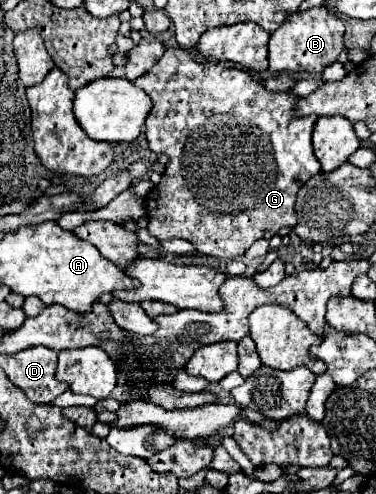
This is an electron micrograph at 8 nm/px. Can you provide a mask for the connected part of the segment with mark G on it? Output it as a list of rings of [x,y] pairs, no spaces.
[[[169,47],[165,51],[165,55],[153,65],[151,71],[147,71],[145,75],[137,77],[133,81],[139,89],[143,89],[151,101],[153,101],[153,109],[149,111],[147,119],[145,119],[145,135],[149,141],[149,149],[155,153],[165,153],[169,157],[169,163],[165,167],[165,173],[161,175],[159,185],[155,185],[149,195],[145,197],[145,213],[149,219],[147,231],[159,239],[185,239],[191,241],[197,249],[197,253],[201,255],[213,255],[213,257],[241,257],[245,253],[245,249],[251,247],[253,241],[261,239],[265,231],[273,231],[277,233],[281,227],[295,227],[297,223],[297,215],[295,215],[295,199],[297,199],[297,191],[303,187],[305,181],[309,181],[313,175],[319,173],[319,161],[313,155],[313,147],[311,147],[311,131],[313,125],[317,121],[317,117],[307,115],[307,117],[297,117],[293,115],[293,107],[297,97],[291,93],[273,93],[267,91],[261,85],[261,79],[251,79],[251,75],[235,65],[229,63],[197,63],[195,59],[191,59],[189,51],[181,49],[181,47]]]

